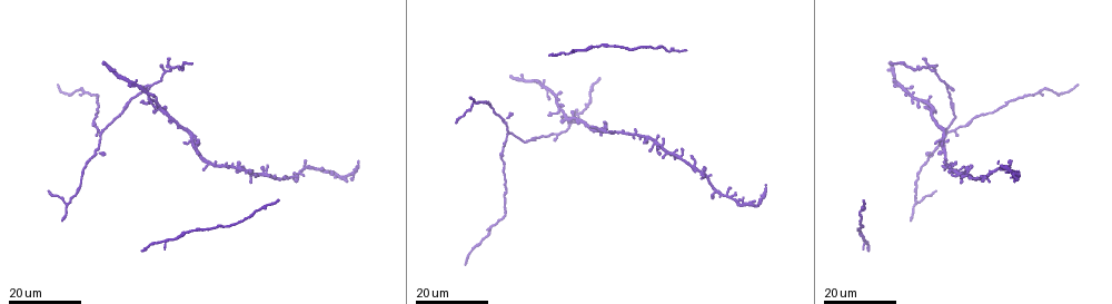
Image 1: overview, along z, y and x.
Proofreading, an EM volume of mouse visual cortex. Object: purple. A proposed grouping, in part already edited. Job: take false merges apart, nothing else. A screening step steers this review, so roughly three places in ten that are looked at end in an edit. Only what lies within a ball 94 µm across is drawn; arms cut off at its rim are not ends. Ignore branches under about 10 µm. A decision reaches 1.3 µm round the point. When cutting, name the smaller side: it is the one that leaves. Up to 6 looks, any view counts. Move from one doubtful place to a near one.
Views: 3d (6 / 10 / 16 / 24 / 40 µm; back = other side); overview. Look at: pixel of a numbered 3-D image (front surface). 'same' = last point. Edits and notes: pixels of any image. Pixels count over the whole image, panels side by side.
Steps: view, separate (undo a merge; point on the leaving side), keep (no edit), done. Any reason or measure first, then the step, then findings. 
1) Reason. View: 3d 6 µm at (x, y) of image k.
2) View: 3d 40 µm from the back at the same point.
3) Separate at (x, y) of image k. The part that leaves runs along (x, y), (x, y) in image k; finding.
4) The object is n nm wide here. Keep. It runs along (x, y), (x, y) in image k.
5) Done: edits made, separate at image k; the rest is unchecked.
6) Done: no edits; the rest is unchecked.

Three-way junction. View: 3d 16 µm at (928, 100) of image 1.

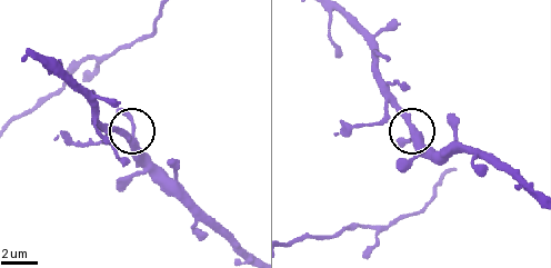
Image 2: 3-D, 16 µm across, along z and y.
Zoom in. View: 3d 6 µm at (409, 124) of image 2.

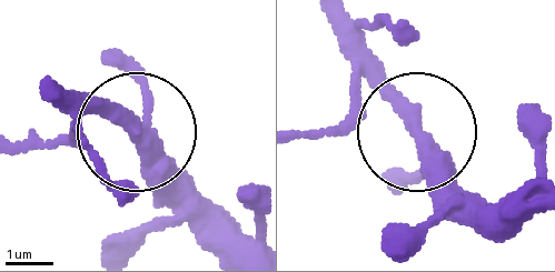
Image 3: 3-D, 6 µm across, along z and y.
The object is 310 nm wide here. Keep. It runs along (535, 209), (475, 197), (347, 58) in image 3; all the same neuron.

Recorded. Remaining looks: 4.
Three-way junction. View: 3d 16 µm at (170, 70) of image 1.

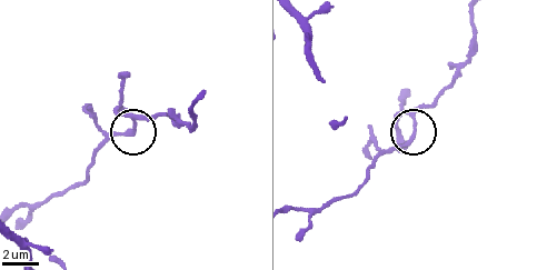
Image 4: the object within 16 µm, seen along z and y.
View: 3d 6 µm at (415, 124) of image 4.

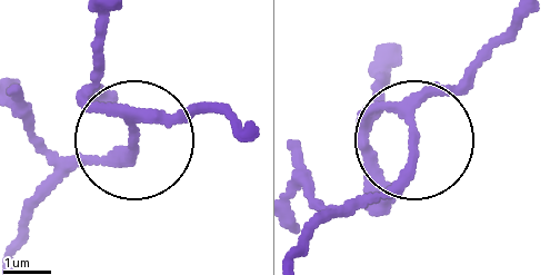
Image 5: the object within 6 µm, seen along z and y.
Keep. One neuron here.

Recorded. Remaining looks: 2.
Two arms in line, one across. View: 3d 24 µm at (559, 132) of image 1.

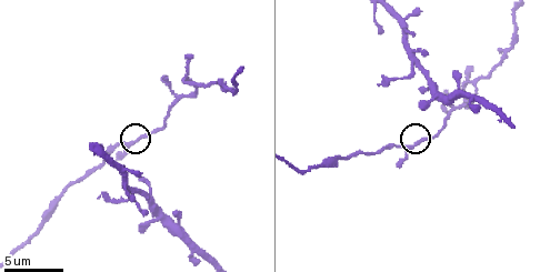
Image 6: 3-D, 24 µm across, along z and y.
View: 3d 6 µm at (415, 146) of image 6.

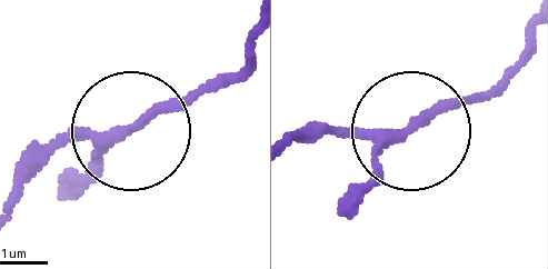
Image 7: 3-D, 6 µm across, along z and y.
The side arm is 23 µm long; 3 arms meet here. Keep. Continuous, no second neuron.

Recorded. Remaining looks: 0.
Done: no edits; the rest is unchecked.

